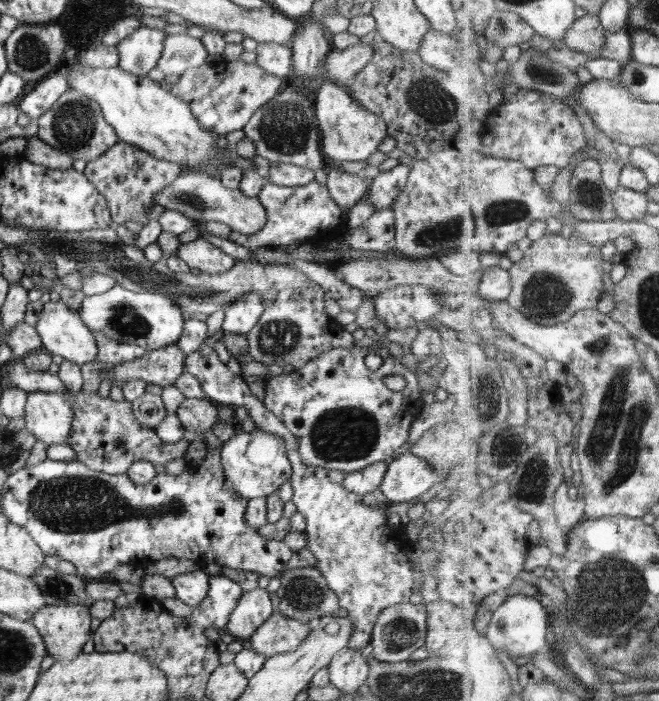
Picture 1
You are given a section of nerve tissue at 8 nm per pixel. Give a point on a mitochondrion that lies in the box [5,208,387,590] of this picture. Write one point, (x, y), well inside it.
(68, 504)

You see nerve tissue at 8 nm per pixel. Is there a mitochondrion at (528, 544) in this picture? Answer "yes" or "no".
no

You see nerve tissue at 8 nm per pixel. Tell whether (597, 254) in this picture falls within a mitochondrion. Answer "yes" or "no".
no

